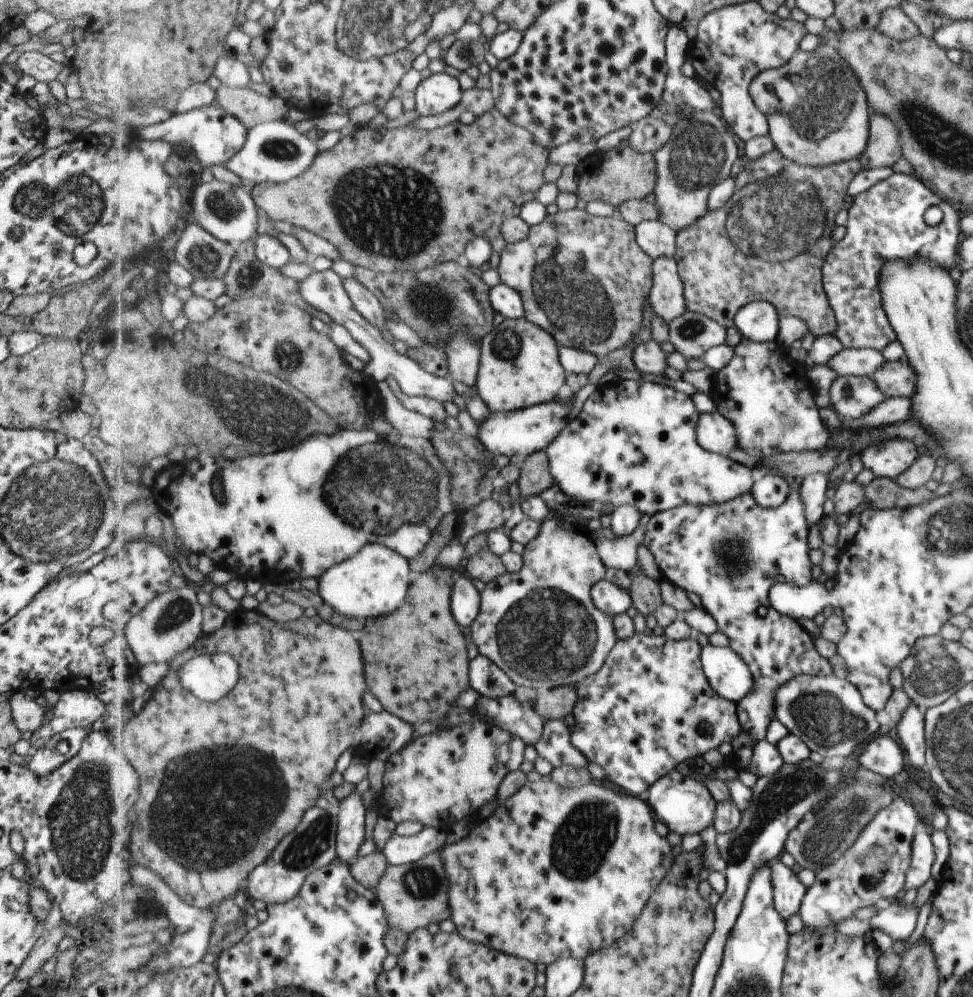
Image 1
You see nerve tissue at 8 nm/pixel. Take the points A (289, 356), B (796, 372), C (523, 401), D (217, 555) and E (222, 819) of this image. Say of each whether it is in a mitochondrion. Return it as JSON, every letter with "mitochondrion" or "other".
{"A":"mitochondrion","B":"other","C":"other","D":"other","E":"mitochondrion"}

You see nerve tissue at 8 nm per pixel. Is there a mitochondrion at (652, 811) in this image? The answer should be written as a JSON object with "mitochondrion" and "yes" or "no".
{"mitochondrion":"no"}

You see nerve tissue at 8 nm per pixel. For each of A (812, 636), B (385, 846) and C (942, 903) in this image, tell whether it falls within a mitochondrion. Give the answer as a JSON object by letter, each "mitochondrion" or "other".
{"A":"other","B":"other","C":"other"}

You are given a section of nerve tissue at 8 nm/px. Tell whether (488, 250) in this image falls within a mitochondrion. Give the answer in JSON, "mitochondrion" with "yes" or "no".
{"mitochondrion":"no"}

